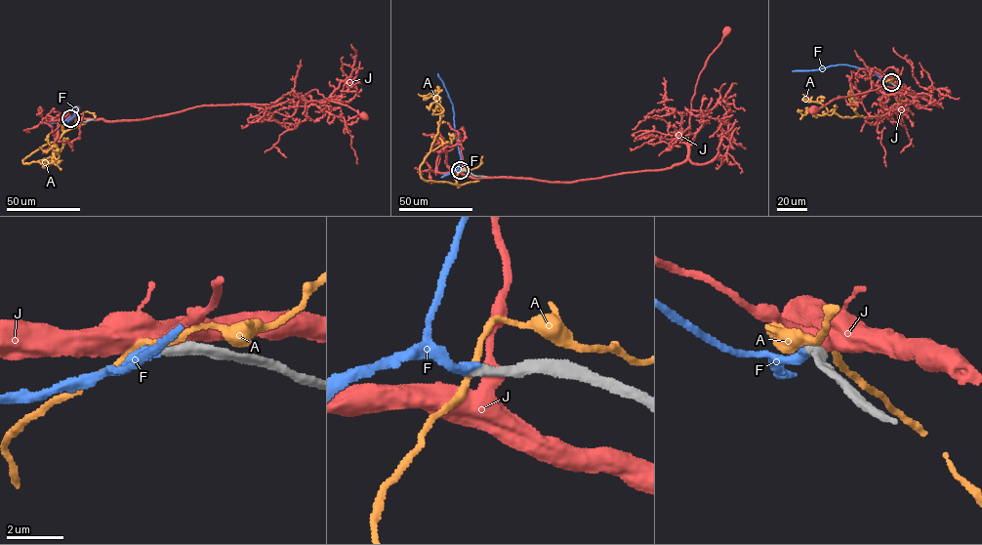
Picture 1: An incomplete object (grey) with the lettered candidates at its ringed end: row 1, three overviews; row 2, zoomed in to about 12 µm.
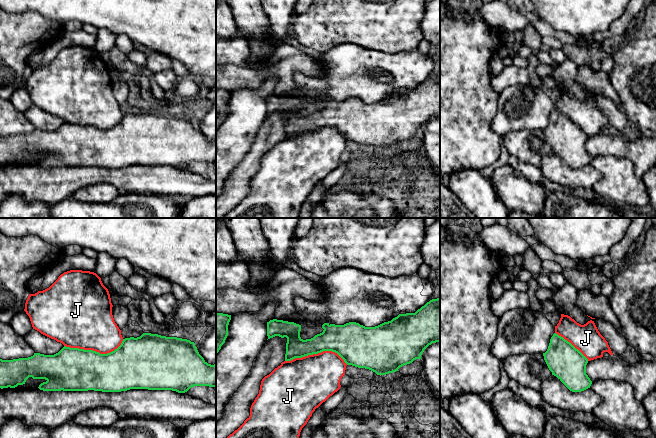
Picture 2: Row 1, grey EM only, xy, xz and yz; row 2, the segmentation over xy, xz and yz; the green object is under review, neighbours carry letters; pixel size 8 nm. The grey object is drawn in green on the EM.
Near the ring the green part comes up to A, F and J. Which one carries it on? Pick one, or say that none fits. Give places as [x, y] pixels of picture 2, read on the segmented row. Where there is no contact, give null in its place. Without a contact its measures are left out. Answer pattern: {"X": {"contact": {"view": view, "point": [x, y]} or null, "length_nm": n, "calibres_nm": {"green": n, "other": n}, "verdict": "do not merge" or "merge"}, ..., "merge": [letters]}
{"A": {"contact": null, "verdict": "do not merge"}, "F": {"contact": null, "verdict": "merge"}, "J": {"contact": {"view": "xz", "point": [316, 353]}, "length_nm": 500, "calibres_nm": {"green": 240, "other": 400}, "verdict": "do not merge"}, "merge": ["F"]}

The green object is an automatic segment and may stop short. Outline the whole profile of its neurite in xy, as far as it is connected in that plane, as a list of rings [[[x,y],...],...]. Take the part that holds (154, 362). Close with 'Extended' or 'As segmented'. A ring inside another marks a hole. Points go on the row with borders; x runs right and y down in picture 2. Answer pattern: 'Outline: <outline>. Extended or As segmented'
Outline: [[[143,333],[140,337],[125,338],[123,339],[121,345],[114,351],[107,354],[100,354],[99,352],[93,350],[84,350],[79,348],[70,348],[64,346],[58,353],[54,355],[44,355],[40,353],[34,353],[33,356],[28,358],[19,358],[13,360],[2,360],[0,359],[0,388],[15,388],[18,385],[25,384],[26,380],[32,377],[33,379],[45,379],[46,381],[39,385],[39,389],[43,391],[102,391],[102,392],[121,392],[130,389],[148,389],[148,390],[172,390],[178,393],[185,393],[191,387],[194,386],[209,386],[216,387],[216,364],[208,364],[204,358],[199,354],[197,347],[194,342],[187,339],[177,338],[177,337],[166,337],[158,334]]]. As segmented

